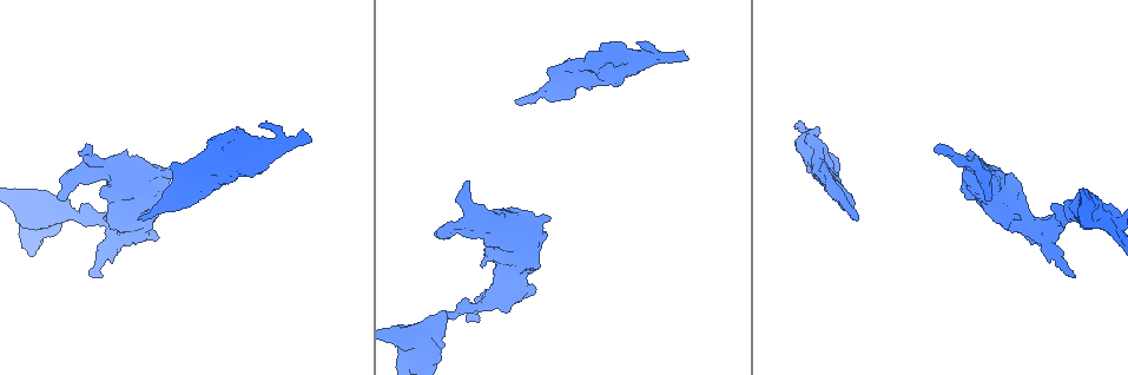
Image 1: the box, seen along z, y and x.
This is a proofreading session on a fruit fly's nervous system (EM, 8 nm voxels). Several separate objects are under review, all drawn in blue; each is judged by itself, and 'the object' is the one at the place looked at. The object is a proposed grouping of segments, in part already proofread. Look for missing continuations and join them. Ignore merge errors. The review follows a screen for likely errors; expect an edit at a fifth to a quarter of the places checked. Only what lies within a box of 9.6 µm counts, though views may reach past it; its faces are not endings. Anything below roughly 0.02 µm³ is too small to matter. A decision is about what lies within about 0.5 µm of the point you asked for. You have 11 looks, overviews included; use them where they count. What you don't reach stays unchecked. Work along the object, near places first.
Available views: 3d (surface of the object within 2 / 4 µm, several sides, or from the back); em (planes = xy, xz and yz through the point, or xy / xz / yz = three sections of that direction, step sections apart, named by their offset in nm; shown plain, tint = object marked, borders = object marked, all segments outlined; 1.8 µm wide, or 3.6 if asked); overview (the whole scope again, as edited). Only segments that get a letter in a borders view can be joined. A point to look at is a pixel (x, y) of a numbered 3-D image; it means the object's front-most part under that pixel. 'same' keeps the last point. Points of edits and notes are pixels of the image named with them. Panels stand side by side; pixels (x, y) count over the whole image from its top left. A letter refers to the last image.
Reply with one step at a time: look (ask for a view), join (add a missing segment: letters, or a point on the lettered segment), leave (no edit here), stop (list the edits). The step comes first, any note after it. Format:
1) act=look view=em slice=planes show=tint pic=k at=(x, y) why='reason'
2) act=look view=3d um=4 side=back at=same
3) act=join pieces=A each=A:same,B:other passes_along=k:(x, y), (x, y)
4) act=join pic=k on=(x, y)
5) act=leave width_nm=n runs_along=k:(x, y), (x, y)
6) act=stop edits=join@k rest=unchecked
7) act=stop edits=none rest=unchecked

act=look view=em slice=planes show=plain pic=1 at=(573, 81) why='touches itself'

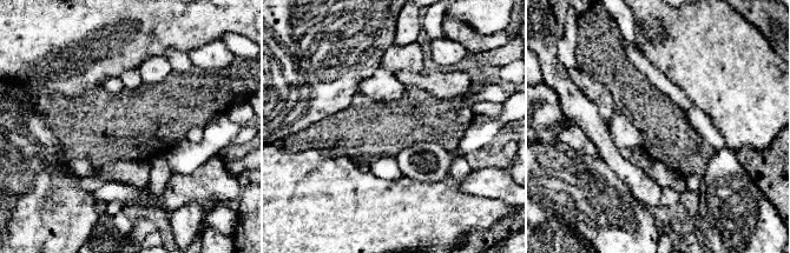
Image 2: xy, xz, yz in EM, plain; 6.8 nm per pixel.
act=look view=em slice=planes show=tint at=same why='where the object lies'

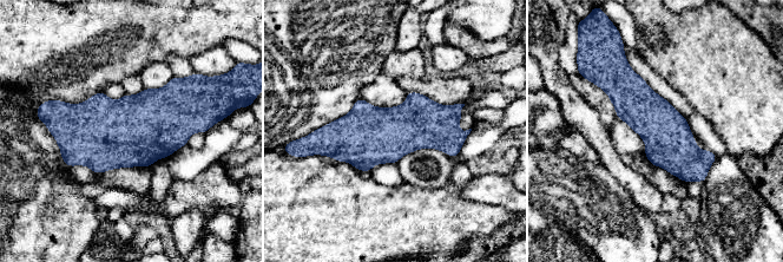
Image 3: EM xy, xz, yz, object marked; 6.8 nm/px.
act=look view=em slice=planes show=borders at=same why='see the neighbours'

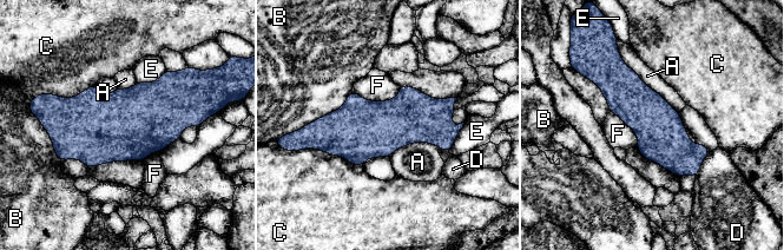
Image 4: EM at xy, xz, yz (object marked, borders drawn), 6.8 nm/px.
act=leave width_nm=340 each=A:other,B:other,C:other,D:other,E:other,F:other runs_along=4:(616, 65), (624, 91), (693, 172) found='no lettered segment goes on from it'

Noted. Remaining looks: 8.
act=look view=em slice=xz step=8 show=borders pic=1 at=(65, 198) why='an open end'

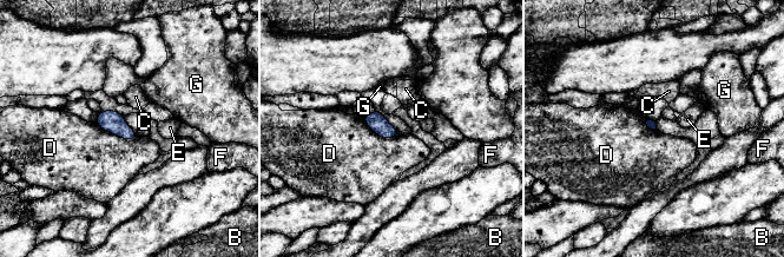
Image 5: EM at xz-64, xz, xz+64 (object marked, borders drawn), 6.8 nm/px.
act=leave each=B:other,C:other,D:other,E:other,F:other,G:other border=5:(96, 122), (124, 138), (137, 137) found='no lettered segment goes on from it'

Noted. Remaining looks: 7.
act=look view=3d um=4 pic=1 at=(469, 182) why='free end'

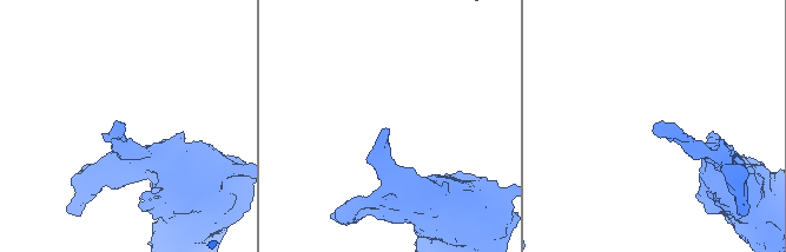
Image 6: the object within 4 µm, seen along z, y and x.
act=look view=em slice=xz step=4 show=tint pic=6 at=(386, 131)

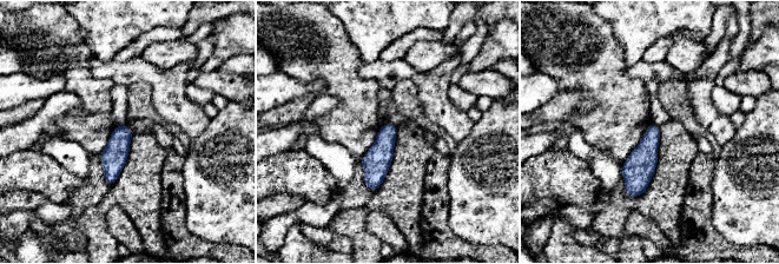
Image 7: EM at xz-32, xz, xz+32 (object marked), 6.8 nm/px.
act=look view=em slice=planes show=borders at=same why='cut it another way'

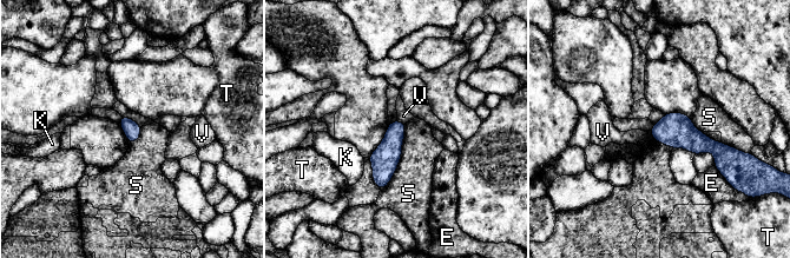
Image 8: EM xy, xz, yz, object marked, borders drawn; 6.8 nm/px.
act=leave each=E:other,K:other,S:other,T:other,V:other border=8:(397, 119), (405, 124) found='no lettered segment goes on from it'

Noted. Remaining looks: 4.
act=look view=em slice=xz step=4 show=borders pic=1 at=(857, 218) why='branch stops here'

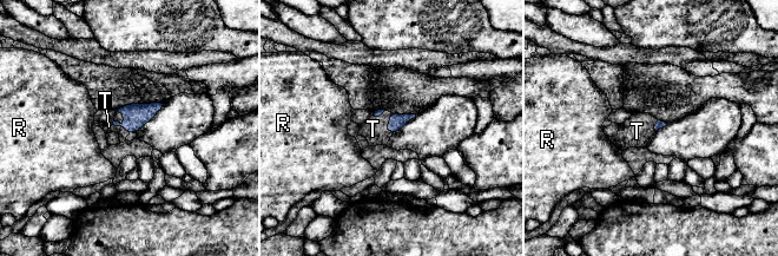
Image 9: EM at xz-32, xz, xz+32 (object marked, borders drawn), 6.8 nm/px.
act=look view=em slice=planes show=borders at=same why='cut it another way'

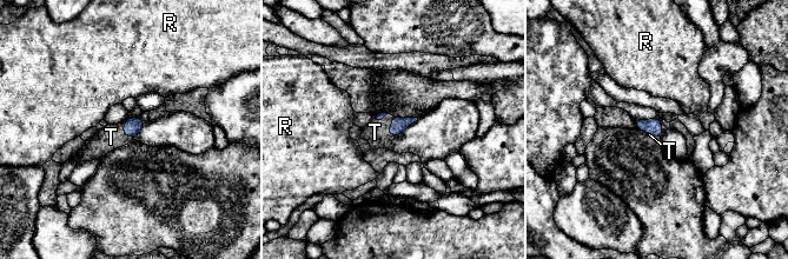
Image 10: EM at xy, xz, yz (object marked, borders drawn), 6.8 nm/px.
act=join pieces=T each=R:other,T:same found='it goes on there'

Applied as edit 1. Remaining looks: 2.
act=stop edits=join@10 rest=unchecked

